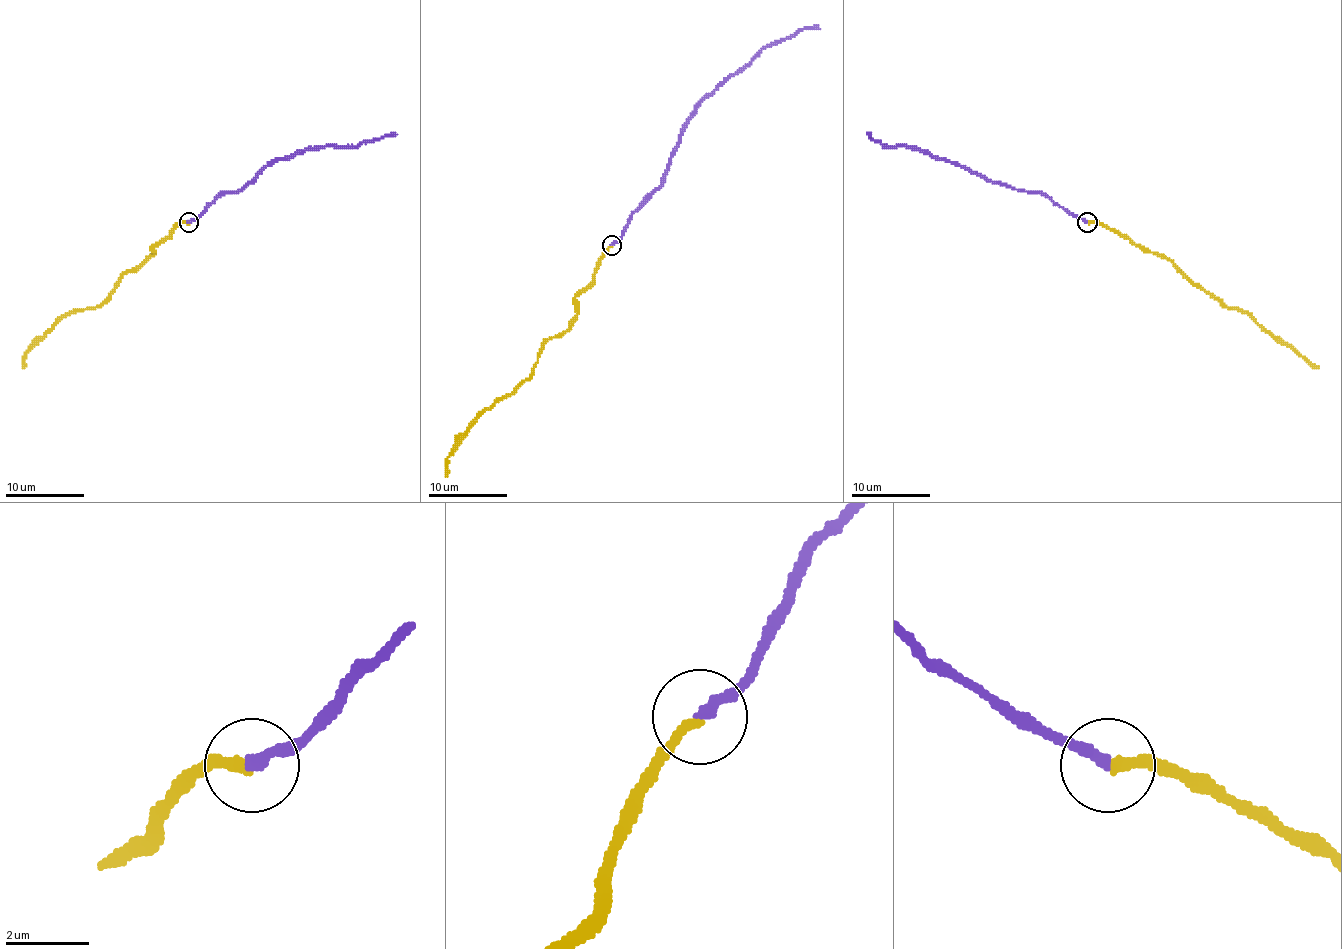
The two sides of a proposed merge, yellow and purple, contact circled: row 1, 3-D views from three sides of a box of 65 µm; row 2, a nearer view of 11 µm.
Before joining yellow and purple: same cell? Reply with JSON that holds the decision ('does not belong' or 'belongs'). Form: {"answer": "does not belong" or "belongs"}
{"answer": "belongs"}

